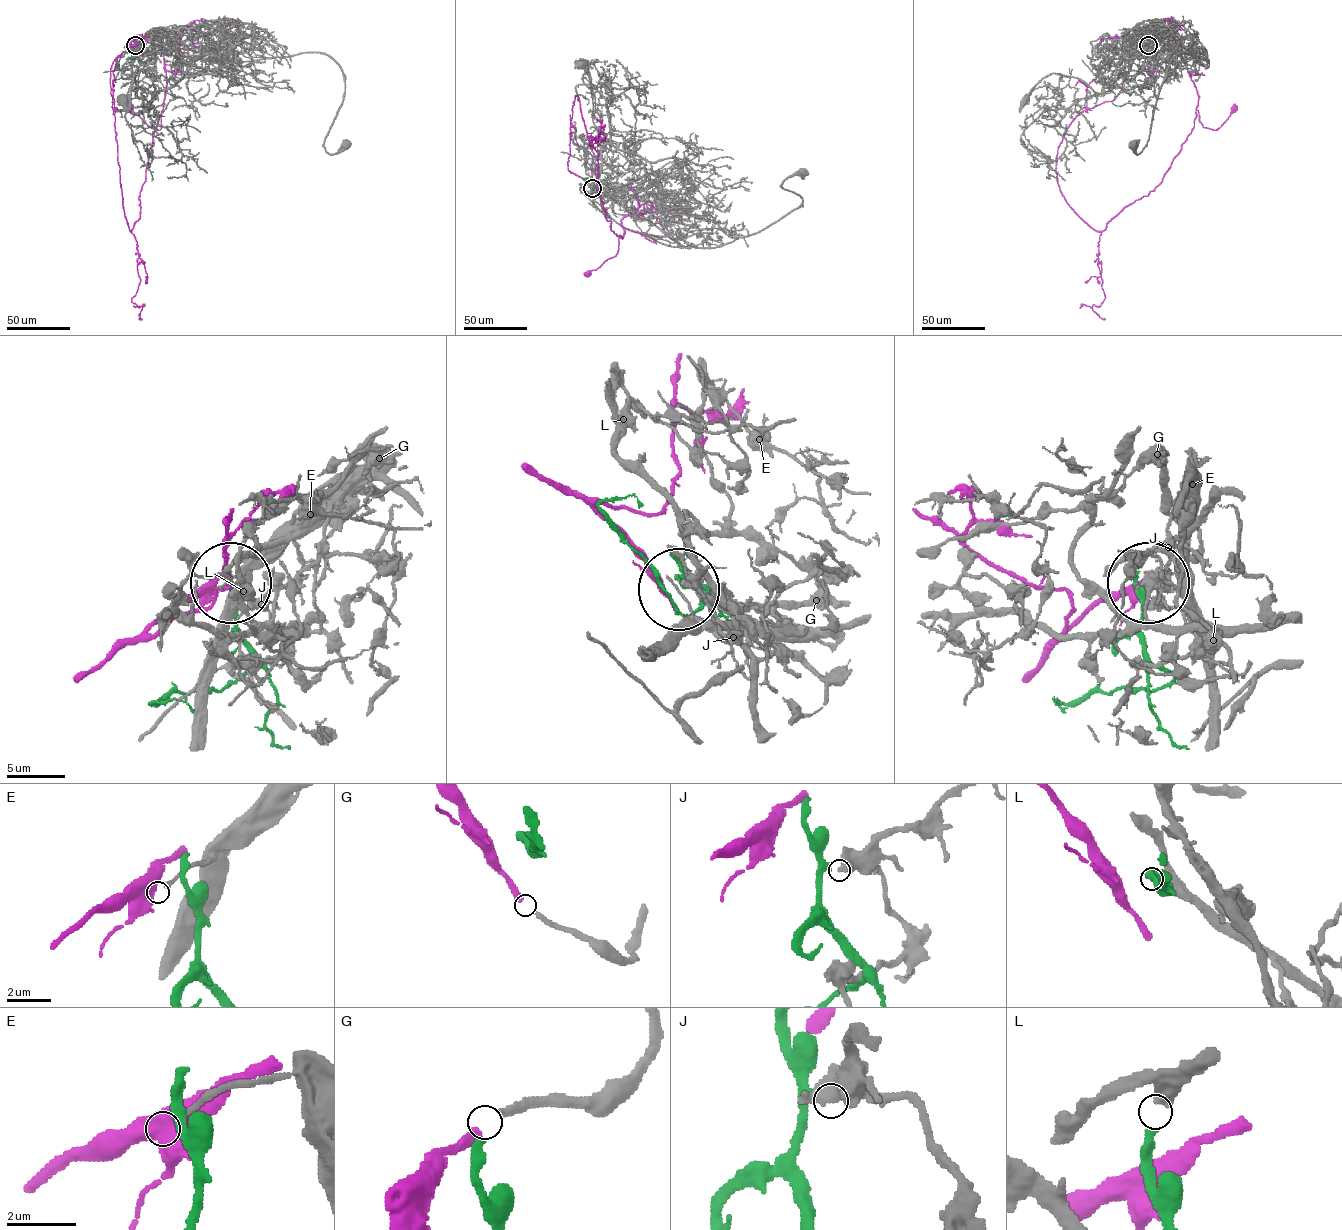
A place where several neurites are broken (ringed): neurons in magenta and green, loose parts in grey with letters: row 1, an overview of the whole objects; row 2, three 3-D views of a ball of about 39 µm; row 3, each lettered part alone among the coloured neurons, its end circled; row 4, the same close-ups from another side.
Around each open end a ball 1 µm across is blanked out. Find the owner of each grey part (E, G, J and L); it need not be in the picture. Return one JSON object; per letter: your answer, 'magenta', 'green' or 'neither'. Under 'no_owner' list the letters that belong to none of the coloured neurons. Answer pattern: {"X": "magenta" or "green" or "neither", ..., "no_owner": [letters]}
{"E": "neither", "G": "magenta", "J": "neither", "L": "green", "no_owner": ["E", "J"]}

